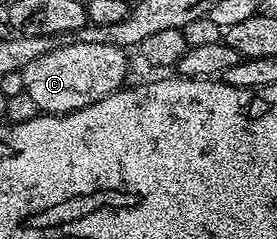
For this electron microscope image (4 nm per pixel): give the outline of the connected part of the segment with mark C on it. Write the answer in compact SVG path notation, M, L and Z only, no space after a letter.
M65 42L61 48L34 58L22 69L24 92L34 98L34 106L44 114L63 116L65 112L82 110L125 87L128 60L125 49L98 42Z

